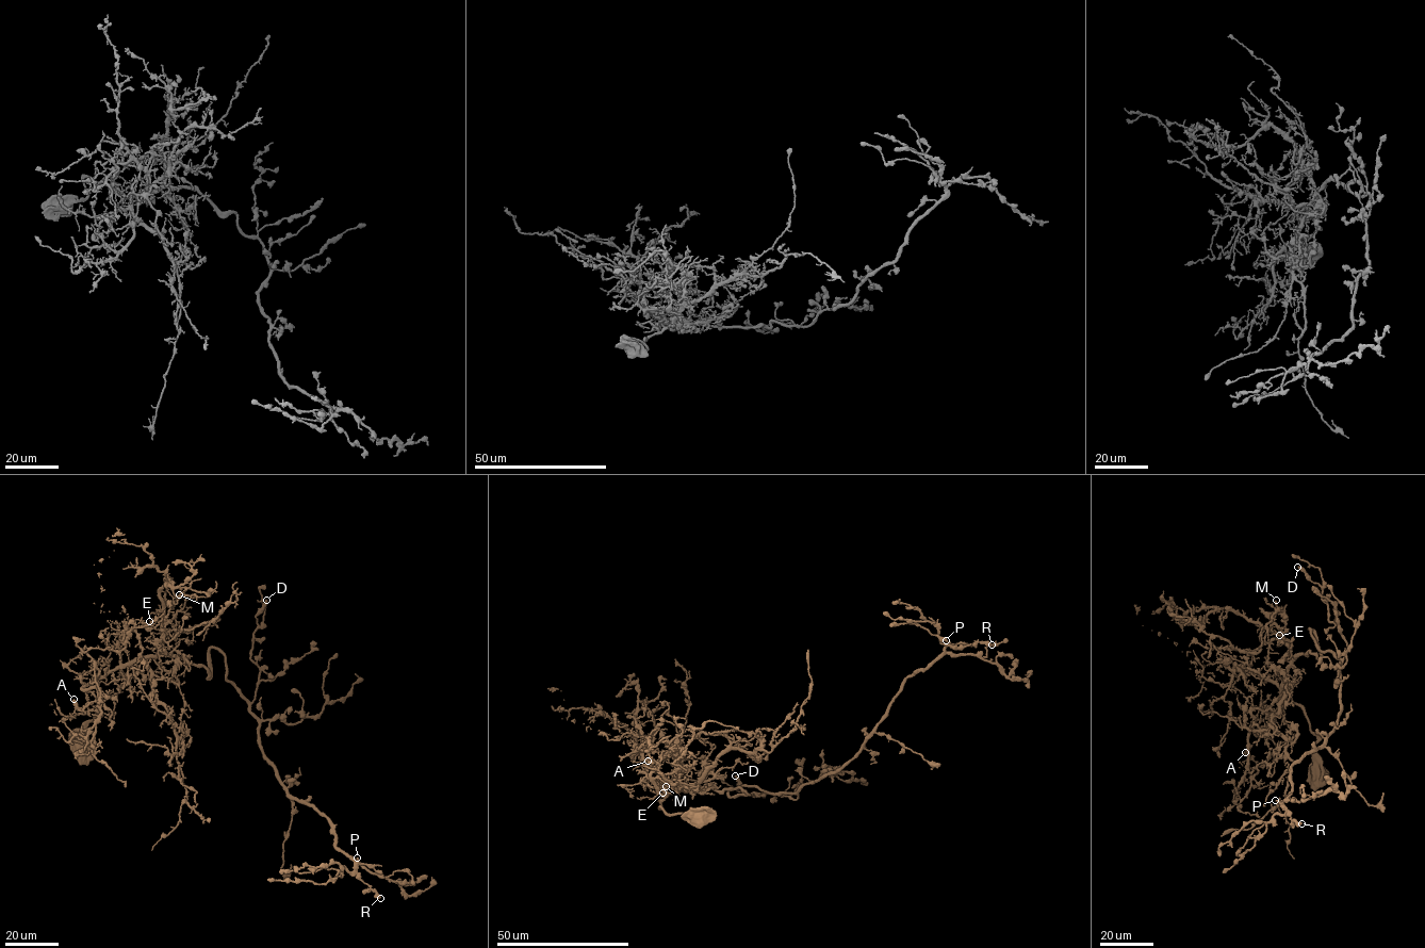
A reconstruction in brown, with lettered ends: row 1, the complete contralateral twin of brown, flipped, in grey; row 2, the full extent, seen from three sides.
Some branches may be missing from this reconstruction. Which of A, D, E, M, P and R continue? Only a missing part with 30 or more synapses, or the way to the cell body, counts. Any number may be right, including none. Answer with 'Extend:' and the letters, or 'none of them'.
Extend: E, M, P

